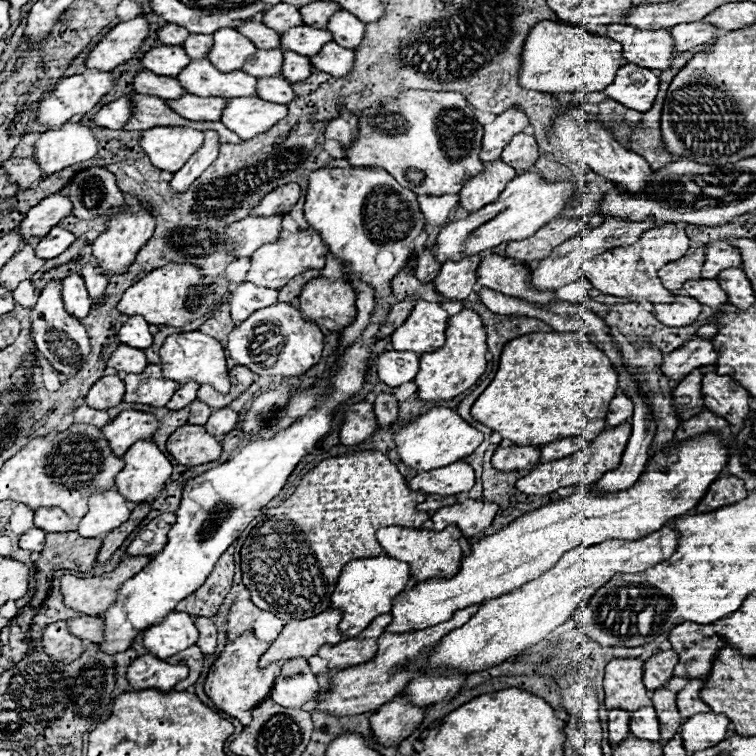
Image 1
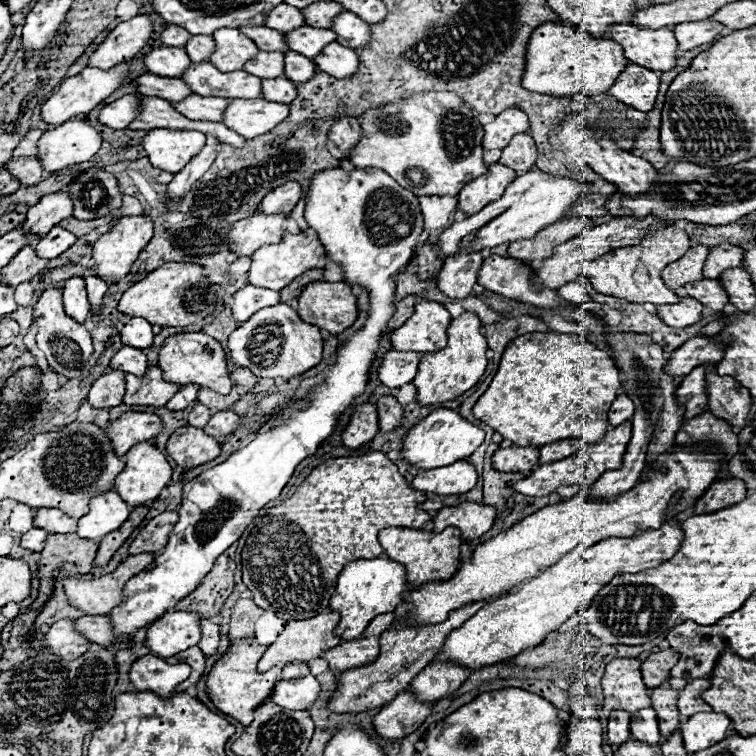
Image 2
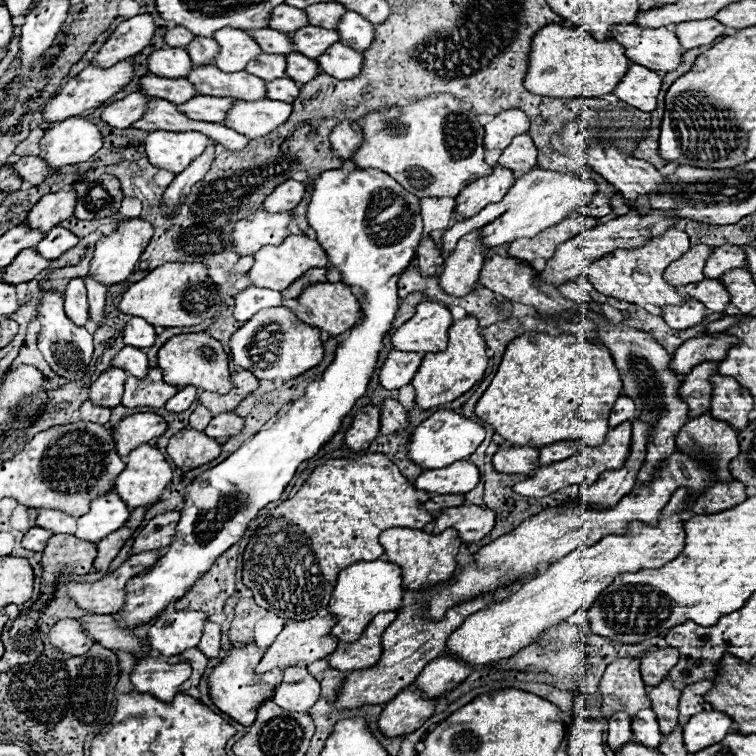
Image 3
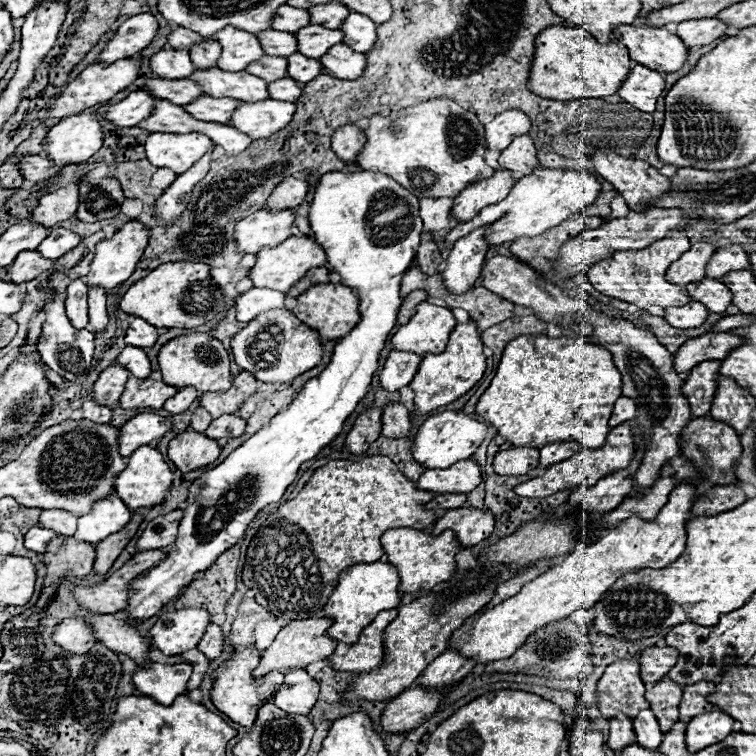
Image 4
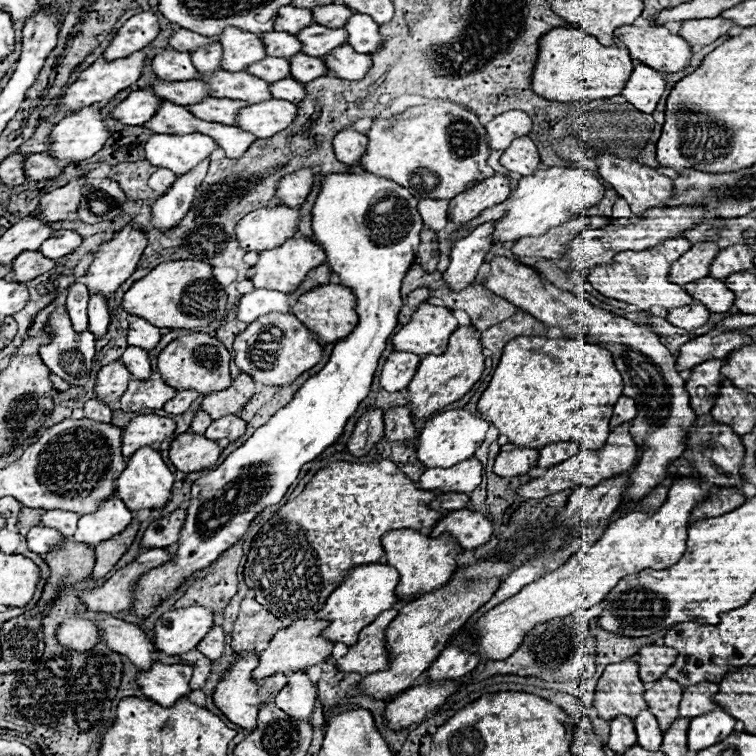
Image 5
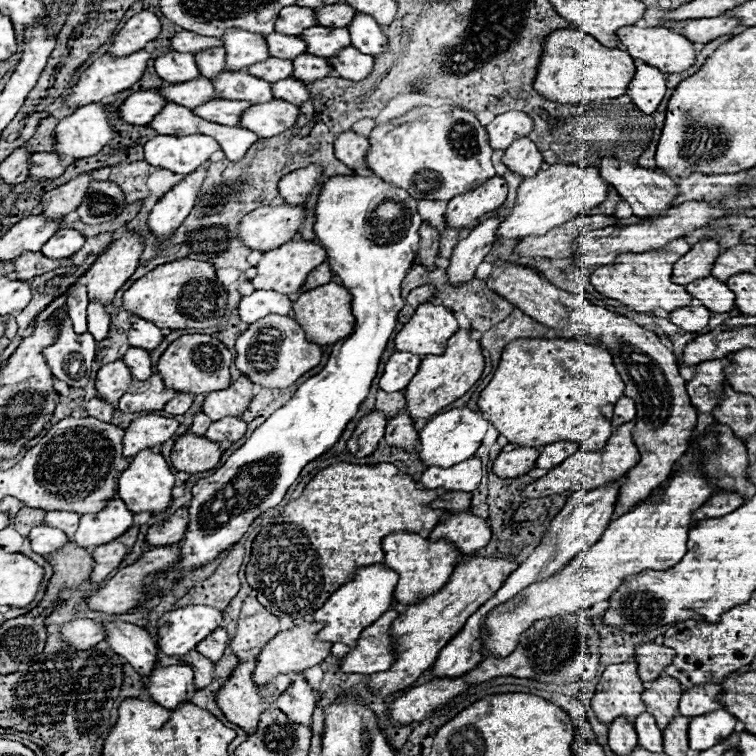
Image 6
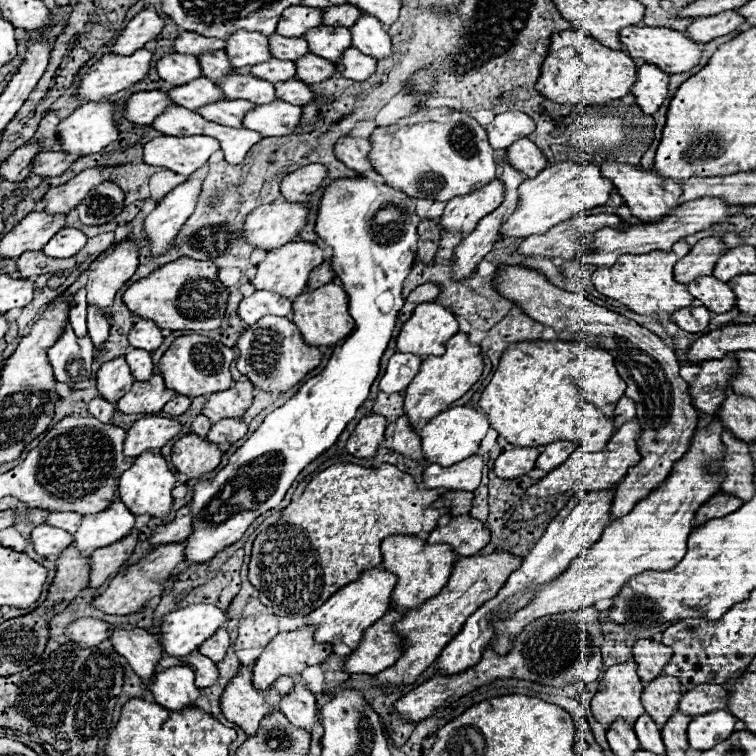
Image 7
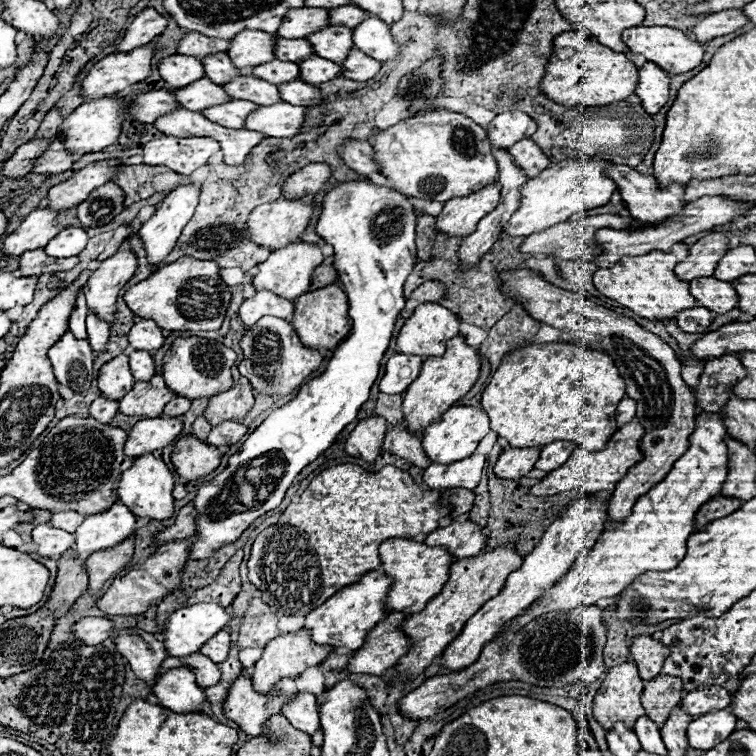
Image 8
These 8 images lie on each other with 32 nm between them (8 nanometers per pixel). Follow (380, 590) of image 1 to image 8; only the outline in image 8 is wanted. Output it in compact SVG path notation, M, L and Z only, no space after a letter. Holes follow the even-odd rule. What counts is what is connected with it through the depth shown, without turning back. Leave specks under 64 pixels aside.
M372 570L364 574L358 582L338 590L320 608L312 610L306 616L306 628L312 630L312 640L316 644L330 644L330 646L342 644L350 650L358 650L364 644L368 630L374 628L374 624L384 618L384 608L386 608L384 602L386 602L392 582L394 578L388 576L386 572Z

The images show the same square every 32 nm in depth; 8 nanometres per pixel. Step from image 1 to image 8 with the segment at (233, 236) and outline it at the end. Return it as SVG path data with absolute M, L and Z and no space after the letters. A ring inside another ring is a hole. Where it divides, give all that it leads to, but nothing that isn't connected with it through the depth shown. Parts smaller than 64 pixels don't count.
M280 198L254 208L248 216L248 238L262 248L282 248L298 242L308 226L312 204L306 200Z

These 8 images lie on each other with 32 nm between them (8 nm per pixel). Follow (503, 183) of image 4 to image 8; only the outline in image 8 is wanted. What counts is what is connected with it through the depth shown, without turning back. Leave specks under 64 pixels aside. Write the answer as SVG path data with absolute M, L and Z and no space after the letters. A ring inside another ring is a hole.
M492 182L470 196L448 200L442 214L436 218L436 228L450 236L468 236L474 232L480 218L498 206L500 192L500 184Z

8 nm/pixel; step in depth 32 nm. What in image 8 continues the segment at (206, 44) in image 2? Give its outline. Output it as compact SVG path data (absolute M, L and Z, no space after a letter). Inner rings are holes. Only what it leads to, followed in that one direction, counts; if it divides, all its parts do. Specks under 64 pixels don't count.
M218 52L214 56L202 58L202 66L204 66L206 78L210 78L214 84L224 84L242 74L238 68L234 68L226 52Z

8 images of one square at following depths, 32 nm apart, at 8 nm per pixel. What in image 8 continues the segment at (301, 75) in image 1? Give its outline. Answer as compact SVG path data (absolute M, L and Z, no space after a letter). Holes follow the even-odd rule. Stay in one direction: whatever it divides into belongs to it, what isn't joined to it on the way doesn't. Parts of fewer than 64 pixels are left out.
M310 56L310 60L302 60L298 68L300 68L300 80L308 84L322 84L340 76L338 64L330 64L330 60L318 60L318 56Z

